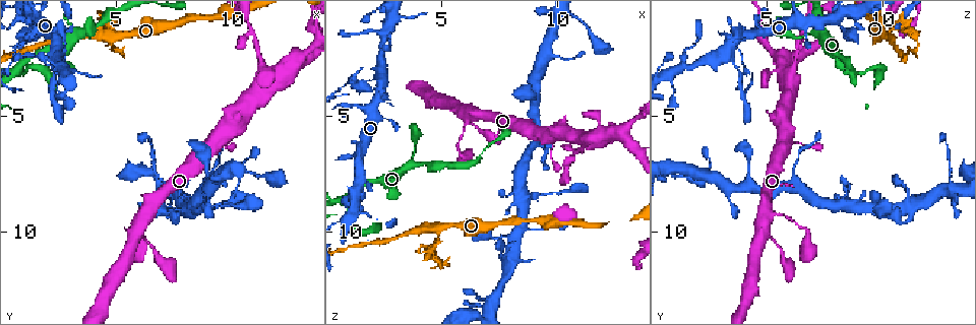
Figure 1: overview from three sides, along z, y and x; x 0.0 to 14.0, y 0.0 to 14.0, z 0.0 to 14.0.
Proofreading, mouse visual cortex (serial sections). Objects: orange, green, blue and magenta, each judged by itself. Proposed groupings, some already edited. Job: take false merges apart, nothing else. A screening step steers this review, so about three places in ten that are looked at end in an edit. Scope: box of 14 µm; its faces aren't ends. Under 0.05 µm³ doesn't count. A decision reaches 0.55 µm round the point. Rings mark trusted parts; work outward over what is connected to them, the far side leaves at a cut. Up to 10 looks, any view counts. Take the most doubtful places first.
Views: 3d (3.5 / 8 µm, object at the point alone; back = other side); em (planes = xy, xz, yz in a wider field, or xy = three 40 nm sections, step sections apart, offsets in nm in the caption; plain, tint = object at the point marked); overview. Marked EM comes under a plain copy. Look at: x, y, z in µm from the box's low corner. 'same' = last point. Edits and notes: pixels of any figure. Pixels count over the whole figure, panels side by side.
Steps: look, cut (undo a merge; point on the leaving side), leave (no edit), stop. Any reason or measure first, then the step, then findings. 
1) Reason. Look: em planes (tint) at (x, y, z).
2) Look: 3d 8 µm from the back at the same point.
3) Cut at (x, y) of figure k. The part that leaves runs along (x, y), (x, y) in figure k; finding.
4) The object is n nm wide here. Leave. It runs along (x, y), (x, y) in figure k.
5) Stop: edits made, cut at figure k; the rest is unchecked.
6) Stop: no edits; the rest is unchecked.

Sharp bend. Look: 3d 8 µm at (4.7, 1.2, 10.7).

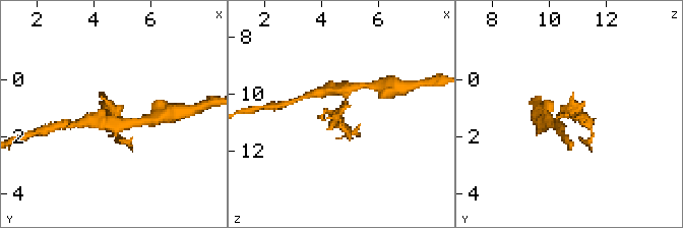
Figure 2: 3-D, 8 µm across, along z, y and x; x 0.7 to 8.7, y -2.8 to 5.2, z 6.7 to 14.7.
Look: 3d 3.5 µm at (4.7, 1.2, 10.7).

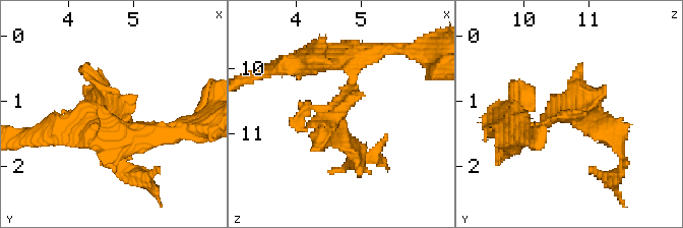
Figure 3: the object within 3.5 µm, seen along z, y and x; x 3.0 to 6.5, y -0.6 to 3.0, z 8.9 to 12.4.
Now the EM. Look: em xy step 5 (tint) at the same point.

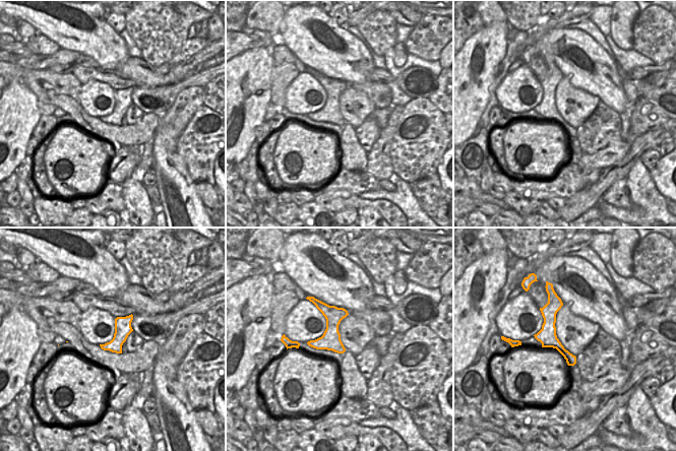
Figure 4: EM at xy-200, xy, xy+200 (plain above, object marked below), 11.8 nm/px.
Leave. It runs along (514, 133), (571, 115), (621, 147) in figure 3; one cell here.

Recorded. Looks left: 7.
Three arms meet. Look: 3d 3.5 µm at (2.3, 1.7, 3.6).

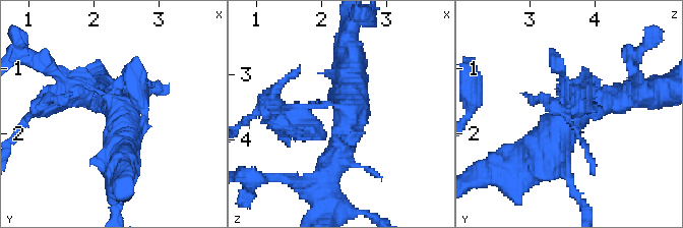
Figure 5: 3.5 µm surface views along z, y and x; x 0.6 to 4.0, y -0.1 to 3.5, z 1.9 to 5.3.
3 arms meet here; the arms are 100, 400, 600 nm wide. Look: em xy step 2 (tint) at (2.40, 1.70, 3.65).

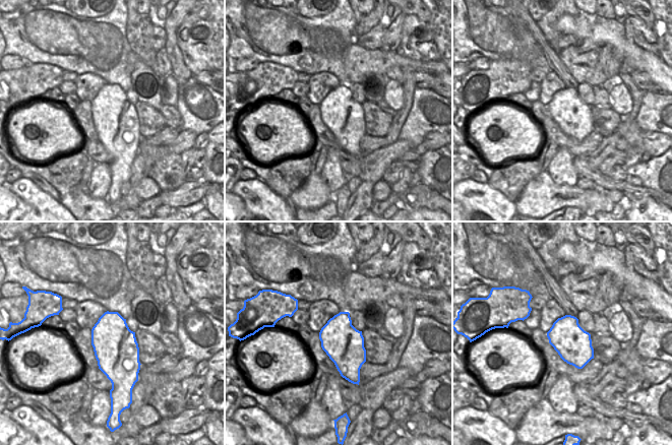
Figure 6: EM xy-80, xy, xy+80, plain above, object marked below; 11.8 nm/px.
Leave. It runs along (630, 95), (567, 117), (525, 164) in figure 5; all the same cell.

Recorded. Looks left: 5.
Branch point. Look: 3d 3.5 µm at (2.6, 2.8, 1.4).

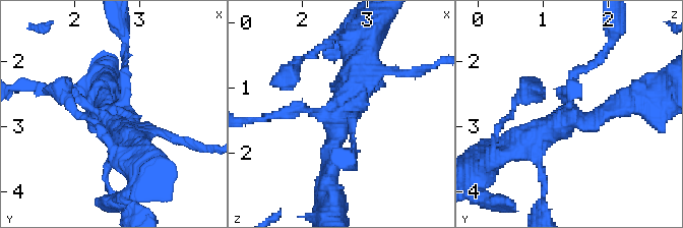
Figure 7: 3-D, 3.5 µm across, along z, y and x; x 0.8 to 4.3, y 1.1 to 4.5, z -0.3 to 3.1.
4 arms meet here; the arms are 150, 150, 250, 400 nm wide; shape alone is not enough. Look: em xy step 2 (tint) at (2.60, 2.85, 1.45).

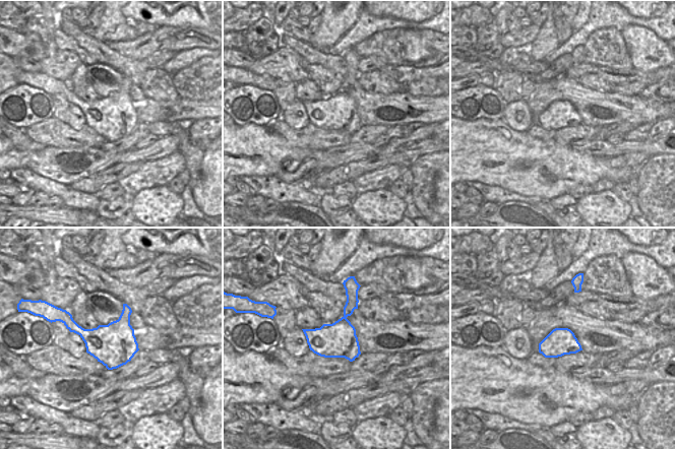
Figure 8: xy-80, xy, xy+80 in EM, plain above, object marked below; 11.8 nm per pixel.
Leave. It runs along (630, 99), (515, 146) in figure 7; one cell here.

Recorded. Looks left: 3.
Small branch off a trunk. Look: 3d 3.5 µm at (6.1, 10.1, 5.0).

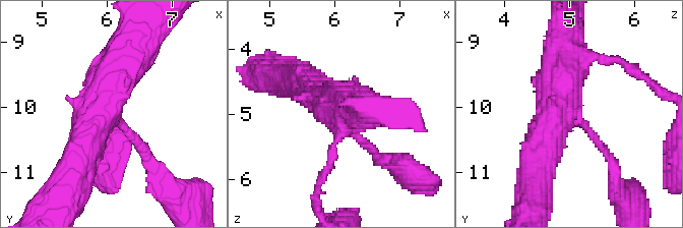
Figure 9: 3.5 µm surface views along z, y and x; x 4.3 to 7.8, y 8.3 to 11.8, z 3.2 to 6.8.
Look: em xy step 5 (tint) at (6.10, 10.15, 5.05).

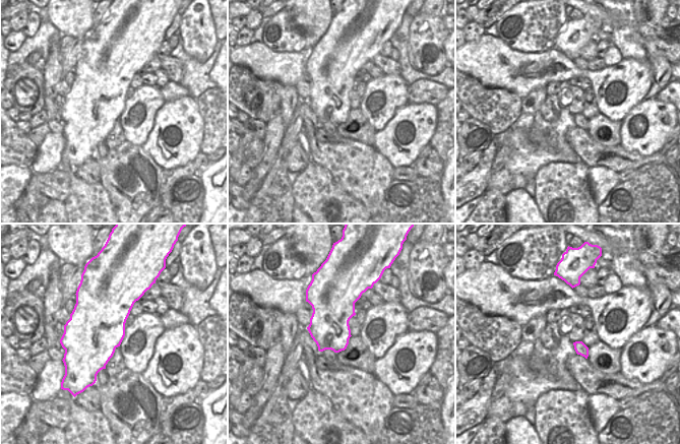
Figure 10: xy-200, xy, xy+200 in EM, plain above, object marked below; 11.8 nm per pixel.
3 arms meet here; the arms are 150, 600, 700 nm wide. Leave. It runs along (133, 48), (112, 76), (77, 164) in figure 9; all the same cell.

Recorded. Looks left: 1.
Stop: no edits; the rest is unchecked.

